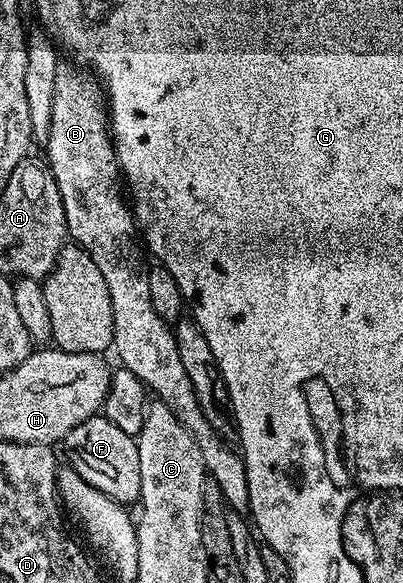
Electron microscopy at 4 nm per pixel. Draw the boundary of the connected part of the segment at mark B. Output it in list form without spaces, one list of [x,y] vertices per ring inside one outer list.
[[[60,68],[57,83],[53,91],[53,111],[49,123],[49,139],[45,142],[47,149],[46,164],[55,176],[57,187],[61,191],[61,199],[67,216],[67,232],[70,240],[79,245],[97,263],[97,271],[105,275],[105,287],[109,287],[109,299],[113,303],[113,325],[115,327],[115,343],[113,353],[120,357],[122,368],[133,371],[137,379],[141,379],[152,394],[155,393],[160,402],[177,415],[177,419],[192,433],[195,442],[201,447],[201,455],[205,467],[209,470],[210,480],[219,488],[219,493],[227,501],[236,501],[243,507],[249,499],[249,483],[247,482],[247,464],[242,456],[230,449],[228,442],[205,419],[201,403],[197,401],[197,391],[189,381],[189,374],[181,363],[181,355],[177,351],[175,334],[172,326],[163,321],[161,315],[153,309],[149,293],[148,264],[145,265],[144,250],[137,241],[139,229],[133,216],[133,209],[125,200],[122,169],[115,154],[115,146],[109,128],[109,106],[105,100],[105,90],[94,76],[86,77],[75,69]]]

